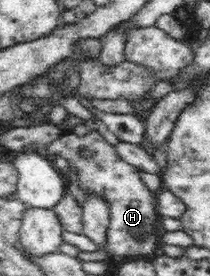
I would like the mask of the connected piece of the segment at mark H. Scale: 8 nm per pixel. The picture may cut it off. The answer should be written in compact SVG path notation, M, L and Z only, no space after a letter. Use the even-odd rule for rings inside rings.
M97 130L83 136L69 131L53 139L47 145L47 157L55 159L57 156L65 158L75 168L77 182L85 194L95 191L110 201L112 214L104 250L119 258L151 255L161 232L161 219L156 212L155 194L143 183L139 170L123 160L116 146L109 144ZM81 150L90 155L83 155Z

